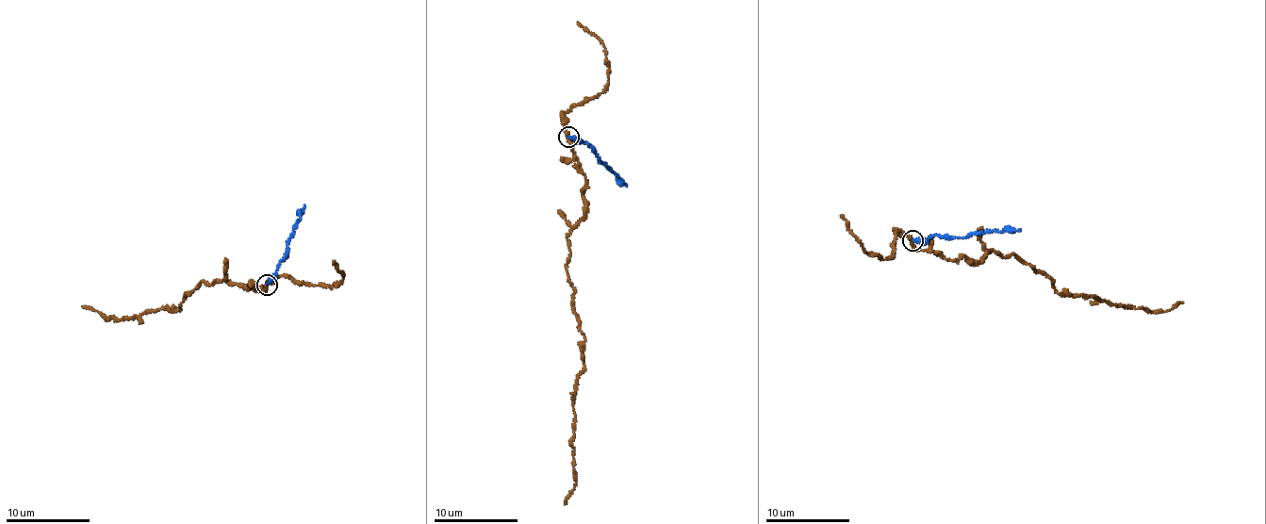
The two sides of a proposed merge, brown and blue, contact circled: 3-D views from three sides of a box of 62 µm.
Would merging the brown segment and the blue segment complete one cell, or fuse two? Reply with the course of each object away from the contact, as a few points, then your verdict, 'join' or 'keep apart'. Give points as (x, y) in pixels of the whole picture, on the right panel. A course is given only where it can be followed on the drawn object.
course brown (912, 240), (919, 251), (947, 258), (1014, 253), (1063, 294), (1151, 311), (1182, 302); course blue (912, 238), (921, 242), (937, 235), (963, 237), (985, 231), (1021, 229); keep apart

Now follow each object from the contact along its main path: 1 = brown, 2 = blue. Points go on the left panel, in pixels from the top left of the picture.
1: (266, 285), (264, 293), (252, 282), (209, 285), (203, 280), (179, 308), (167, 305), (117, 320), (82, 306)
2: (266, 283), (274, 279), (304, 204)

